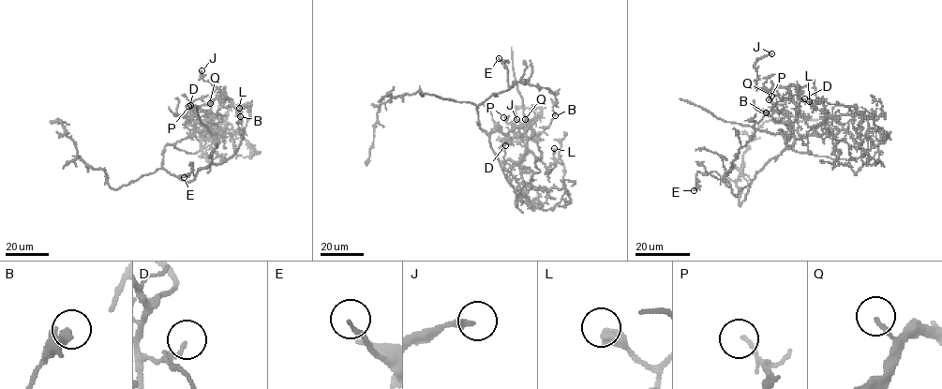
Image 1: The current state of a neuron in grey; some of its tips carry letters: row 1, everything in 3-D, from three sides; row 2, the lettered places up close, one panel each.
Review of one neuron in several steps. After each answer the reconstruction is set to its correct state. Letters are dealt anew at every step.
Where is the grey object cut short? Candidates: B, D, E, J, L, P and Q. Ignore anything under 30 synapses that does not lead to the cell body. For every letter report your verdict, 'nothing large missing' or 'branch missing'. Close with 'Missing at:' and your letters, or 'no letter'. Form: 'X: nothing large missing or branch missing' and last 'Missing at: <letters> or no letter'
B: nothing large missing
D: nothing large missing
E: nothing large missing
J: nothing large missing
L: nothing large missing
P: nothing large missing
Q: nothing large missing
Missing at: no letter

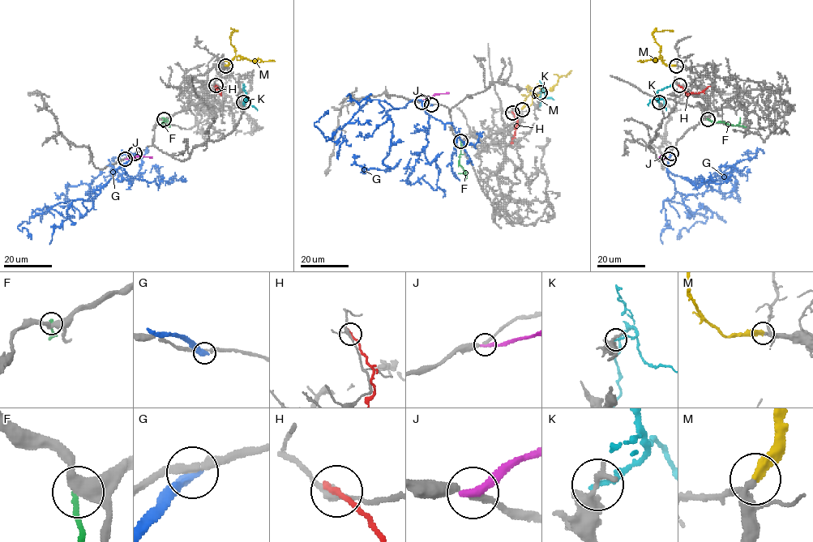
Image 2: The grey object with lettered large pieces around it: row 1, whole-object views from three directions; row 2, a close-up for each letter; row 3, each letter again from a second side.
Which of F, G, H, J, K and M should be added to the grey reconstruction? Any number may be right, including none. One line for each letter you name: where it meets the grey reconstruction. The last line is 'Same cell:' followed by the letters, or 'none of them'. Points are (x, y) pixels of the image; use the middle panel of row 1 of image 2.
M: (522, 109)
Same cell: M

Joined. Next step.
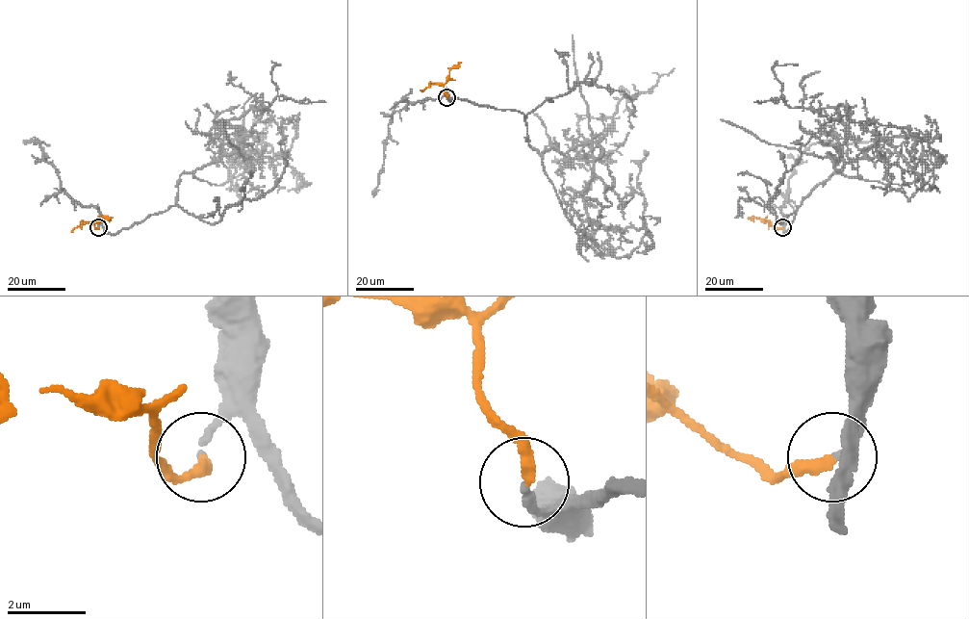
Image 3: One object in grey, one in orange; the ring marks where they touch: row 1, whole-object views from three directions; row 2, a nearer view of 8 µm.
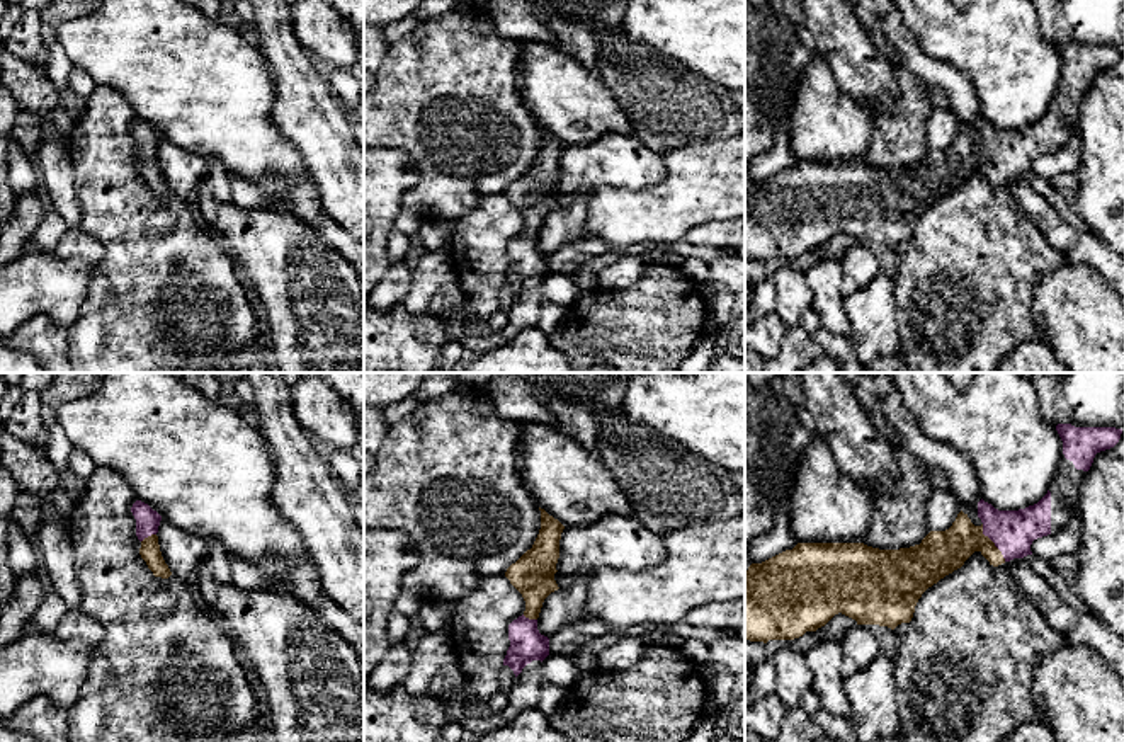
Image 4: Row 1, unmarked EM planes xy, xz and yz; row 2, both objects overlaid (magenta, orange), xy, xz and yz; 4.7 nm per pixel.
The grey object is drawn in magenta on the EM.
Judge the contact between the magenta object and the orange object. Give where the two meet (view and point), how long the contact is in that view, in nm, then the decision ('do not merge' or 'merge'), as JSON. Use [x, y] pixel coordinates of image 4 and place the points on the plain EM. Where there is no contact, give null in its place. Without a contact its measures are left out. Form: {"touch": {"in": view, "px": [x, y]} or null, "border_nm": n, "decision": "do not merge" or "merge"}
{"touch": {"in": "yz", "px": [993, 160]}, "border_nm": 200, "decision": "merge"}

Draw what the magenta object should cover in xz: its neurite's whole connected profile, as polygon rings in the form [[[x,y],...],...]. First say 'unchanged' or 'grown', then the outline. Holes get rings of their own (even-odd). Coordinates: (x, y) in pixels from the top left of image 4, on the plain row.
grown; [[[541,128],[541,148],[531,168],[512,182],[505,196],[522,213],[525,230],[508,243],[510,265],[503,277],[515,296],[532,279],[544,279],[549,274],[549,257],[537,248],[537,237],[544,218],[558,209],[554,199],[559,177],[559,158],[565,145]]]

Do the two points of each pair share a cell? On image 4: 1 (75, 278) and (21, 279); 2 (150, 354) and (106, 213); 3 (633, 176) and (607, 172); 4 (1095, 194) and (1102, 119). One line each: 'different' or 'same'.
1: same
2: same
3: same
4: same

